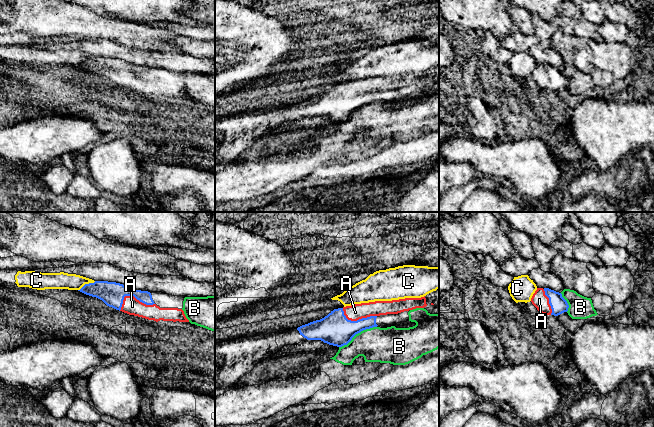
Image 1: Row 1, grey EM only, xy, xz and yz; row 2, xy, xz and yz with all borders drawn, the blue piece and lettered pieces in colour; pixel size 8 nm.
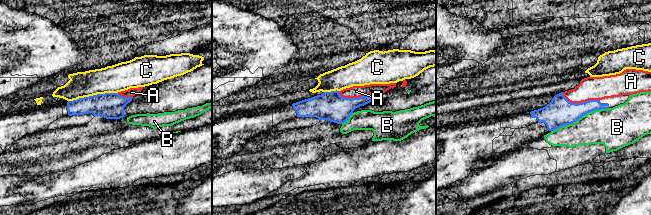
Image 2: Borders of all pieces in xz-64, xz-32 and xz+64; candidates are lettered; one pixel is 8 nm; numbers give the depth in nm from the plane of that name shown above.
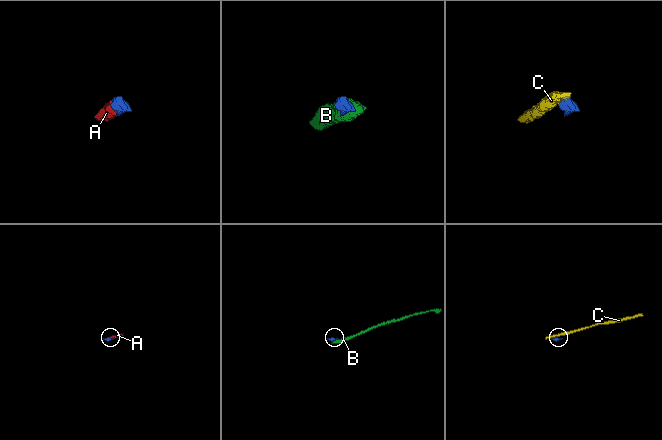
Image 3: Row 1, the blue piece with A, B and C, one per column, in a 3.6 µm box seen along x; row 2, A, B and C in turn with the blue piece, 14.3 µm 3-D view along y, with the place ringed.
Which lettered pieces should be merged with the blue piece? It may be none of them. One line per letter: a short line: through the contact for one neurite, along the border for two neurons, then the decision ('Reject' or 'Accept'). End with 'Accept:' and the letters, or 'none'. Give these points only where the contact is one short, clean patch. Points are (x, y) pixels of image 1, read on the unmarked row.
A: Line: xy (112, 70), (132, 71), (132, 82). Accept
B: Line: xz (376, 102), (363, 105), (346, 120), (339, 123). Reject
C: Line: xy (95, 57), (85, 59), (78, 66). Reject
Accept: A

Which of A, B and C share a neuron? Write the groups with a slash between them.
A / B / C

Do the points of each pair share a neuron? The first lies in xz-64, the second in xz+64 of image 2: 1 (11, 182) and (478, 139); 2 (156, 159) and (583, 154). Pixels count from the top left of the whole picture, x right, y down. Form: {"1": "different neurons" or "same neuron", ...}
{"1": "different neurons", "2": "different neurons"}

